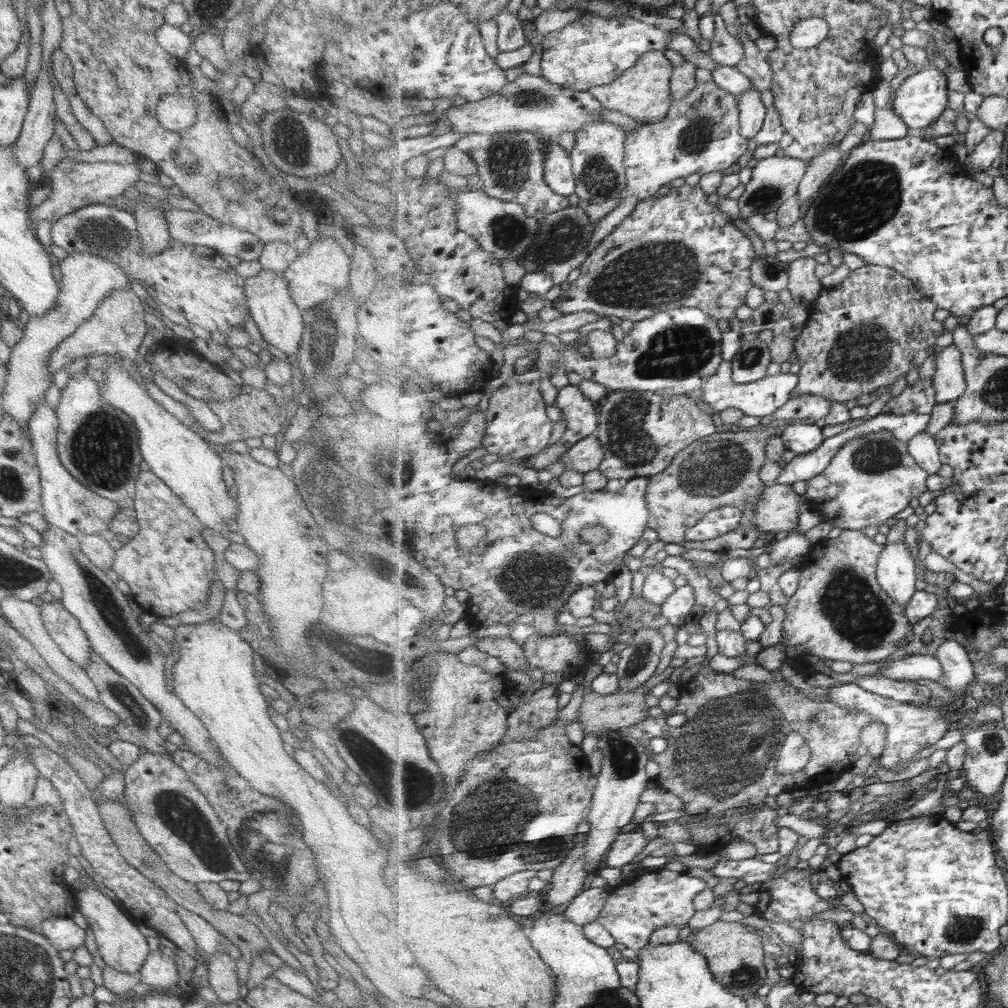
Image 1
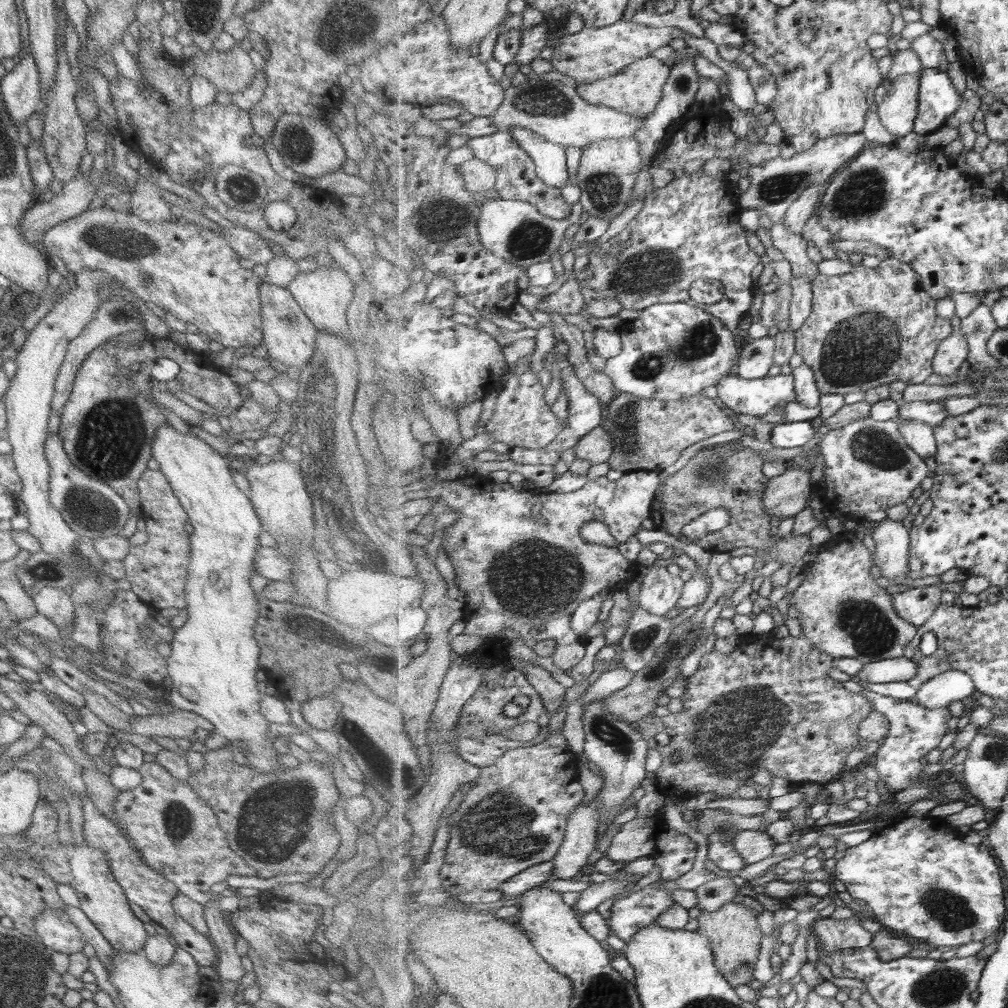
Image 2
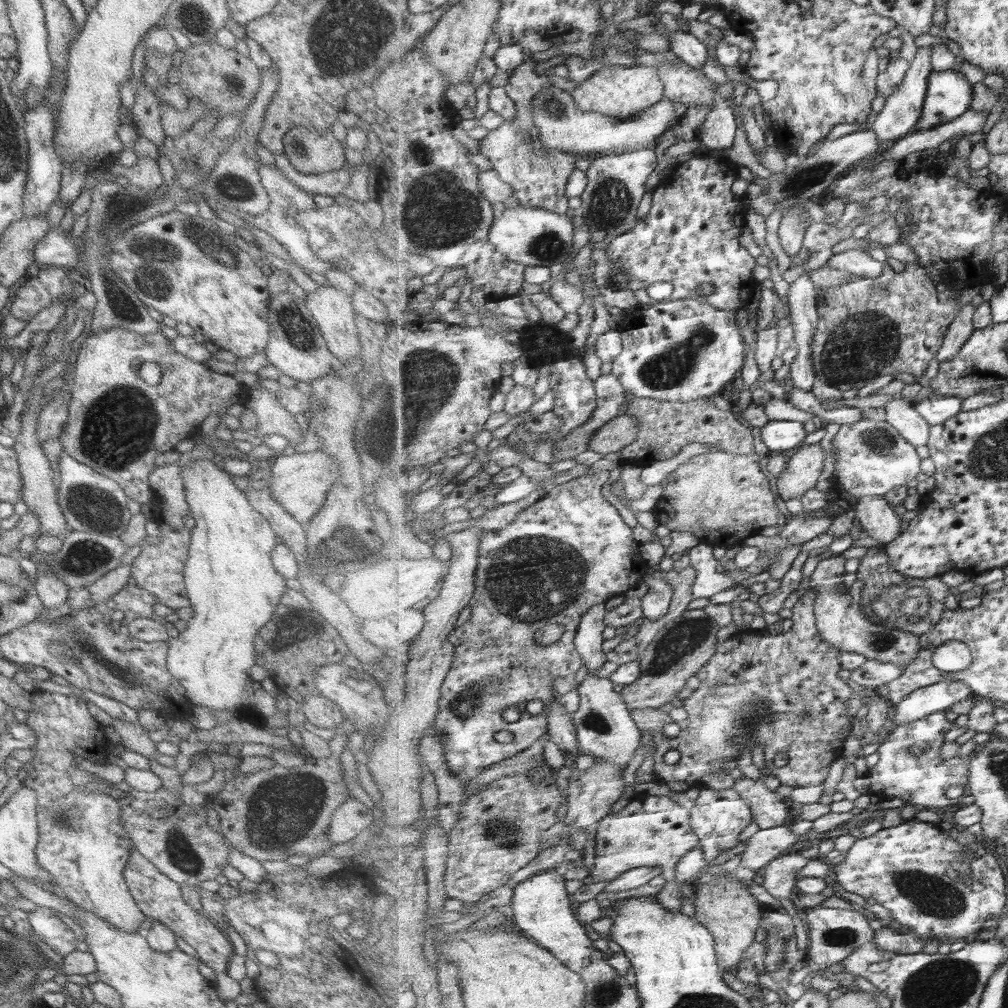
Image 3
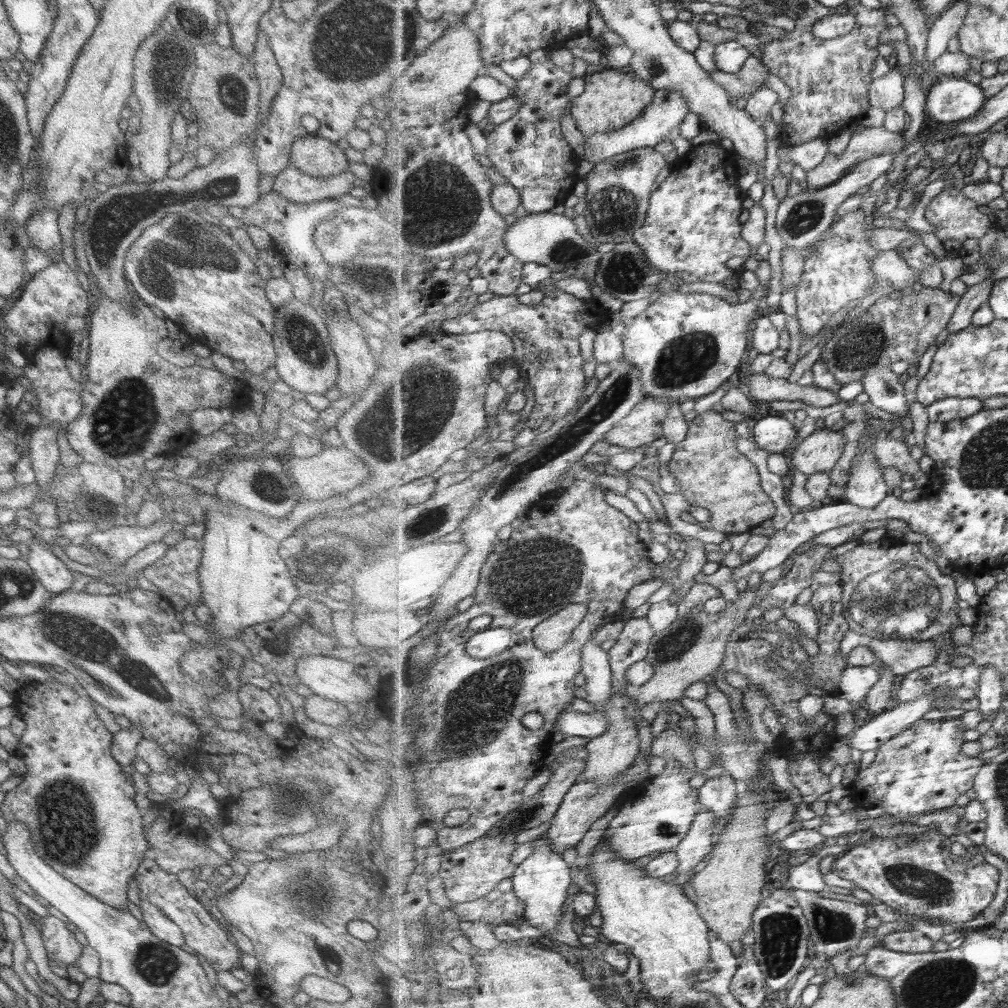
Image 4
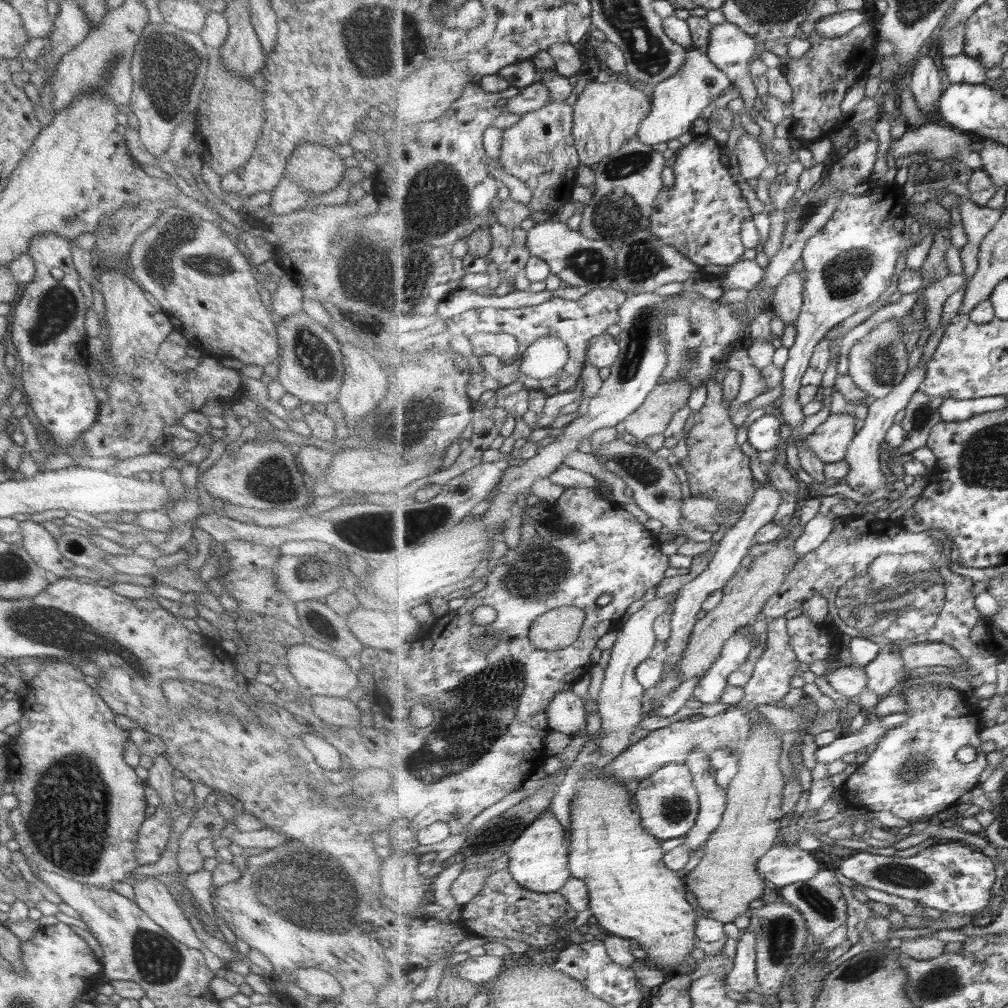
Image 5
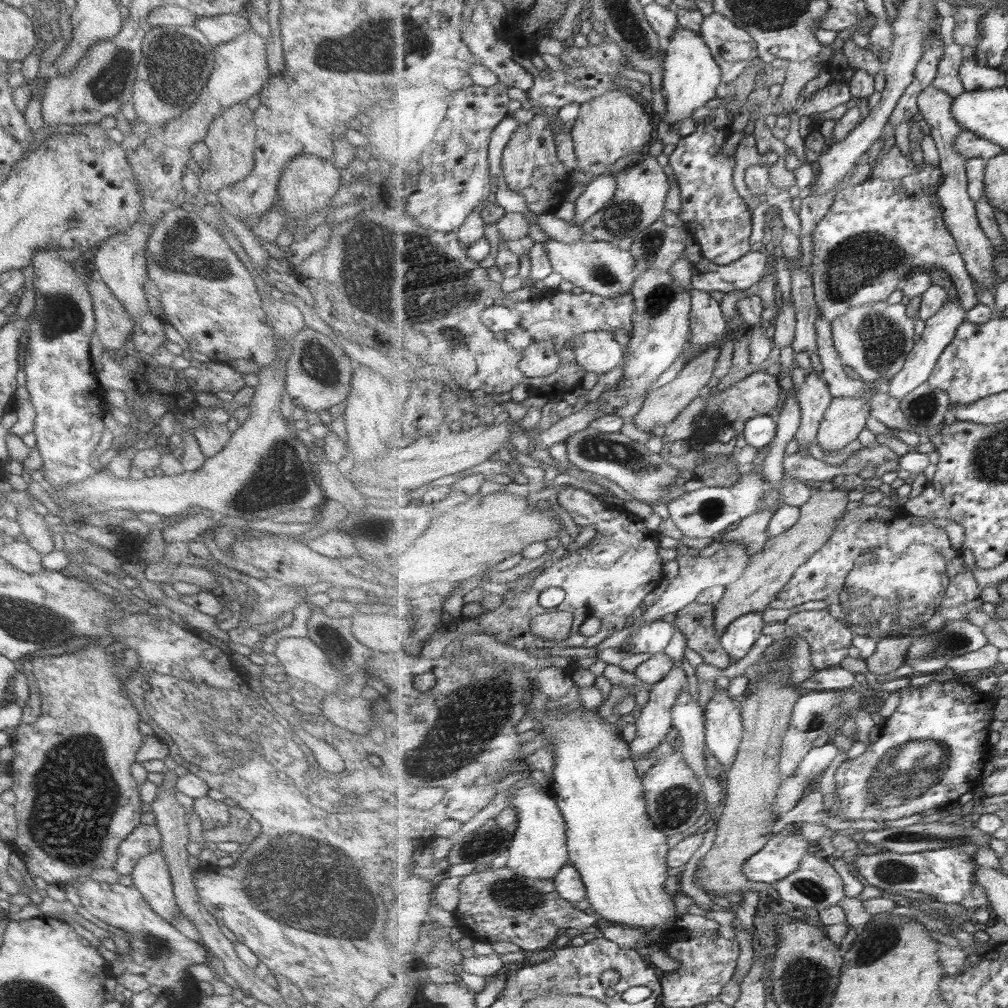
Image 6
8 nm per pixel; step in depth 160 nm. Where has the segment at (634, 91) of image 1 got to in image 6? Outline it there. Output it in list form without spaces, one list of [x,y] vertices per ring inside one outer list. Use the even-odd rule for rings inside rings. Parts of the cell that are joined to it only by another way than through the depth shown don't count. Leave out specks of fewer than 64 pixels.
[[[623,88],[612,90],[581,105],[580,115],[570,132],[573,138],[577,169],[592,174],[592,179],[605,174],[620,158],[645,148],[653,140],[651,114],[645,112],[640,98]]]

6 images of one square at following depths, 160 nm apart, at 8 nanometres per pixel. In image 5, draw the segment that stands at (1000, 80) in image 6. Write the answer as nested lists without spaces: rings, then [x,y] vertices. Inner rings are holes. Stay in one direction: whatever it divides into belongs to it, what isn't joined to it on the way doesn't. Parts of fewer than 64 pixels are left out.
[[[966,53],[959,56],[943,56],[942,76],[949,77],[952,83],[984,84],[987,82],[987,72],[977,58]]]

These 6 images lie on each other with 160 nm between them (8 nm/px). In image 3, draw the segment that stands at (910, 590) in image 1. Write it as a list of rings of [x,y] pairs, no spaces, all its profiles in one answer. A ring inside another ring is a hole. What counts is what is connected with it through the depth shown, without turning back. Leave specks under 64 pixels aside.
[[[886,497],[858,498],[855,517],[867,536],[877,540],[884,549],[901,536],[901,515],[891,507]]]

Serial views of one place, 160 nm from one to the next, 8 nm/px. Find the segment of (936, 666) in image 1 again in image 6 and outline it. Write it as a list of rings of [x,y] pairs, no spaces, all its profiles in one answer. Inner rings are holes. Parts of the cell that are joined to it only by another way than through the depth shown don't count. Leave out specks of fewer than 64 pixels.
[[[831,667],[817,670],[810,680],[796,684],[796,687],[803,688],[805,691],[835,691],[849,690],[857,685],[855,673],[847,668]]]

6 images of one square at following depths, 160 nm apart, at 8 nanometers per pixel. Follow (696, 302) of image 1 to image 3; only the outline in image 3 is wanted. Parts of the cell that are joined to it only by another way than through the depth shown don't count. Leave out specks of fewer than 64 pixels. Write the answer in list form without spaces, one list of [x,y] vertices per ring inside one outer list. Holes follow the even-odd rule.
[[[695,153],[694,156],[690,159],[681,161],[679,164],[674,166],[671,173],[665,177],[665,179],[663,179],[663,181],[659,183],[652,191],[651,210],[641,219],[640,222],[636,223],[636,225],[631,230],[615,236],[609,242],[606,248],[608,257],[616,265],[623,266],[623,268],[627,270],[627,273],[630,274],[630,287],[635,290],[635,292],[637,292],[636,297],[638,298],[640,305],[645,303],[652,305],[656,302],[656,300],[651,299],[647,293],[644,293],[645,288],[649,288],[649,286],[651,286],[651,284],[655,284],[655,282],[670,282],[672,284],[673,293],[671,294],[671,297],[668,298],[668,300],[671,301],[686,298],[697,298],[697,288],[699,288],[701,284],[709,282],[714,287],[714,290],[710,295],[704,298],[707,300],[707,302],[709,302],[709,304],[713,304],[713,306],[716,306],[718,309],[726,311],[737,310],[738,308],[747,308],[748,305],[754,304],[756,302],[757,295],[761,289],[760,283],[752,277],[753,268],[757,266],[757,260],[755,260],[755,257],[749,252],[748,248],[745,248],[740,241],[740,234],[742,233],[742,228],[745,226],[745,214],[747,211],[744,207],[741,197],[738,197],[733,194],[733,192],[731,192],[731,186],[733,186],[733,182],[741,178],[741,169],[739,167],[740,165],[729,161],[725,156],[717,158],[702,155],[700,153]]]

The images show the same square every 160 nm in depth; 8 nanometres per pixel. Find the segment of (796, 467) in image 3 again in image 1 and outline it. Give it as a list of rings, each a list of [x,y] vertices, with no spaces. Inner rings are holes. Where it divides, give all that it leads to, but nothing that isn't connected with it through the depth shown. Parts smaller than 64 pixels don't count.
[[[775,484],[763,491],[755,508],[755,530],[771,539],[778,532],[791,533],[799,526],[804,497],[791,484]]]

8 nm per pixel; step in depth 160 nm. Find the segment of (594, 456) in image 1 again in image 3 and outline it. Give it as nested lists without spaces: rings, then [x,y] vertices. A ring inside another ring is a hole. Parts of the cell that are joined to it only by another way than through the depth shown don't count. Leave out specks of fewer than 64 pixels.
[[[623,414],[603,426],[603,429],[600,429],[595,437],[591,438],[587,450],[595,450],[603,455],[620,452],[637,441],[639,425],[641,422],[637,418]]]

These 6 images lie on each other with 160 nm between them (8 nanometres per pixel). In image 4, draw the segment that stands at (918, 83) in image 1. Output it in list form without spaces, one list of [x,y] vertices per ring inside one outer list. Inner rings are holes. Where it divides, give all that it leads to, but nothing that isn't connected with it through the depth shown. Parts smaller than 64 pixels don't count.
[[[952,76],[931,81],[926,90],[930,125],[969,120],[984,109],[988,99],[981,85]]]

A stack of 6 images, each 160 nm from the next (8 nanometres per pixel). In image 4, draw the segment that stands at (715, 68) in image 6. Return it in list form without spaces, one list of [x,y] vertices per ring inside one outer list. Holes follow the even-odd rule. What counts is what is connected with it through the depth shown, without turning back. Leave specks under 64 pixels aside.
[[[751,58],[745,63],[741,74],[729,74],[721,70],[715,70],[710,74],[715,82],[725,87],[725,90],[728,90],[729,94],[740,103],[747,100],[762,85],[766,85],[768,78],[773,76],[759,58]],[[669,89],[656,90],[654,100],[643,111],[643,114],[634,120],[631,124],[621,130],[606,132],[605,134],[594,134],[593,136],[584,136],[584,157],[595,165],[605,159],[614,157],[630,150],[645,147],[656,147],[660,142],[667,141],[674,135],[683,121],[691,113],[691,107],[681,91]]]

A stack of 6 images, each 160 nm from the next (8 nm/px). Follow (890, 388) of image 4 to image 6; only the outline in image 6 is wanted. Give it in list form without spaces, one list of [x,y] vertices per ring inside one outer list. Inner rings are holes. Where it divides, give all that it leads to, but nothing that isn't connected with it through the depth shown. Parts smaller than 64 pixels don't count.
[[[885,301],[855,305],[832,323],[834,347],[844,363],[852,367],[865,382],[893,378],[903,370],[907,357],[914,349],[914,319],[907,316],[907,306],[901,303],[887,304]]]

